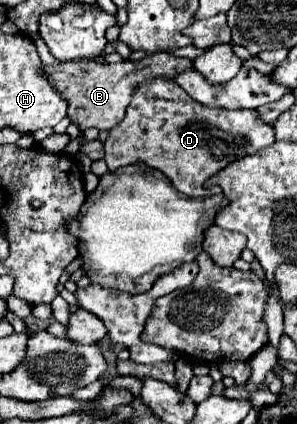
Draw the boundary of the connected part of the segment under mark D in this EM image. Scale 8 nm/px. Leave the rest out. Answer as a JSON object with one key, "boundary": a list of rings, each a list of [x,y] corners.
{"boundary":[[[151,79],[135,91],[125,119],[109,131],[109,139],[105,141],[105,161],[111,171],[117,171],[119,167],[143,161],[153,169],[159,169],[165,173],[173,187],[181,191],[187,197],[207,197],[209,191],[205,189],[205,181],[231,165],[233,161],[253,155],[263,147],[271,147],[275,143],[275,131],[273,125],[265,123],[259,113],[253,109],[215,109],[207,105],[199,105],[199,101],[193,101],[175,81],[165,79]]]}

